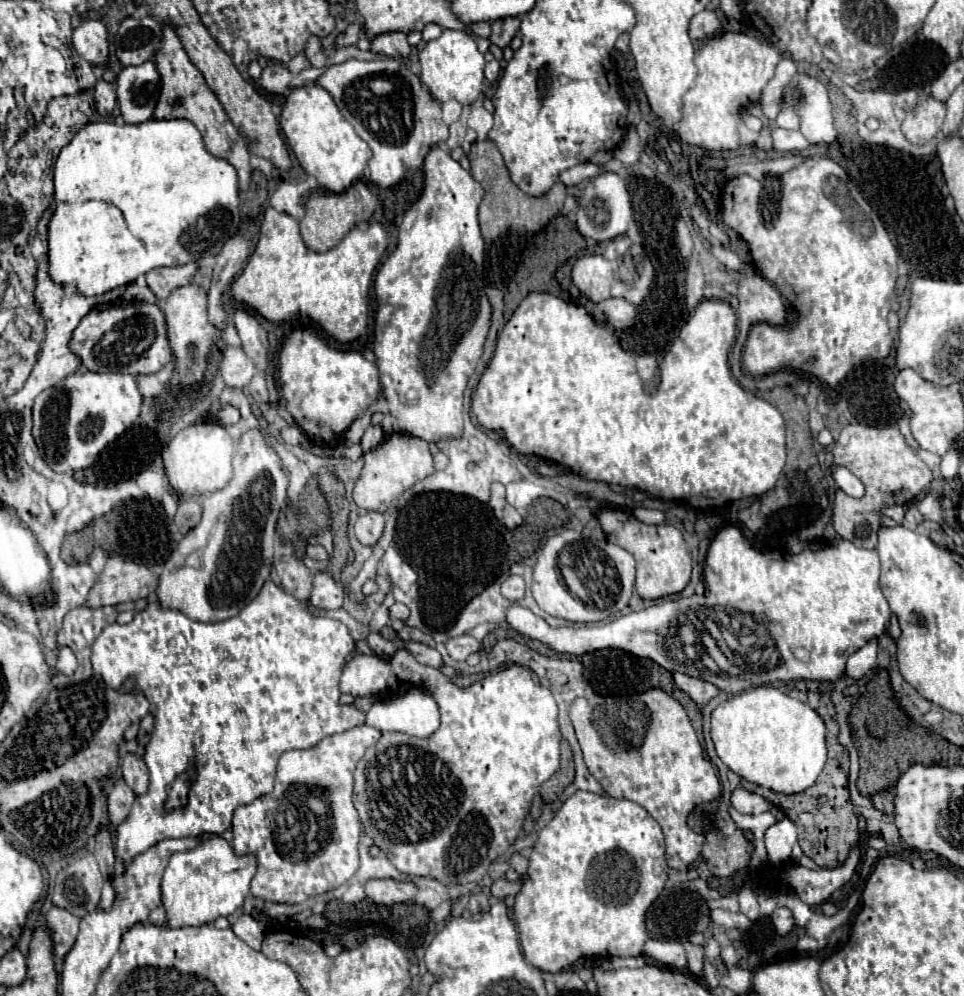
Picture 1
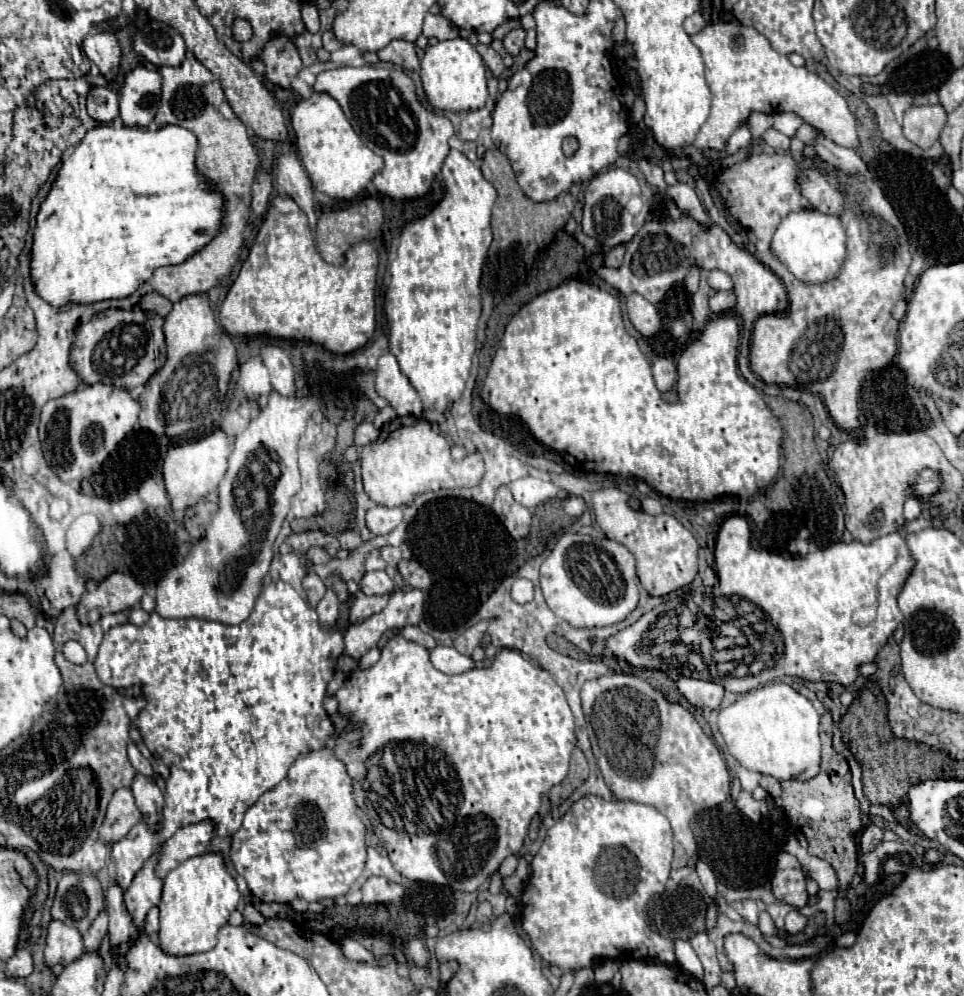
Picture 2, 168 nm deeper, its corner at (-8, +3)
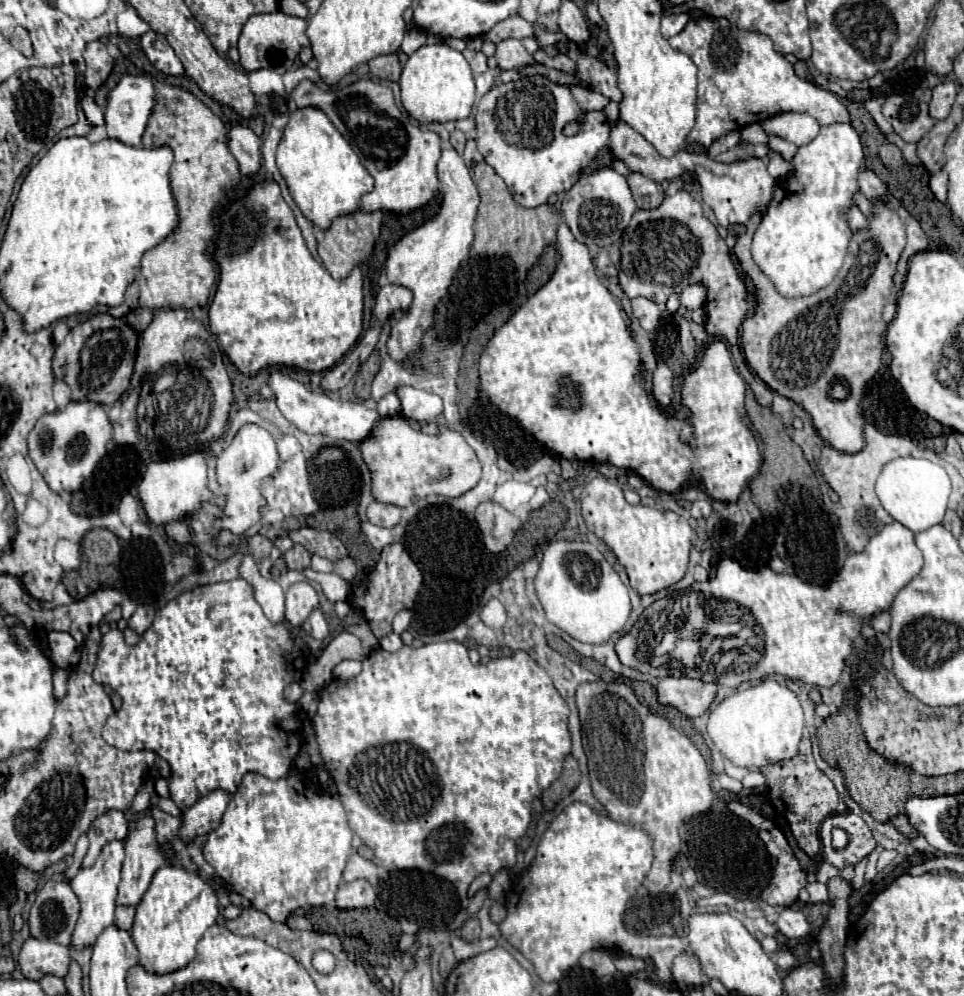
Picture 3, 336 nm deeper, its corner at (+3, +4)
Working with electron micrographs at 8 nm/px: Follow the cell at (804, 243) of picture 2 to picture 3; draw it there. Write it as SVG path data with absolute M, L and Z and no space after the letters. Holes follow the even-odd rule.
M850 123L822 127L814 141L798 147L798 153L792 159L792 163L794 163L794 175L786 181L776 183L774 201L768 205L762 223L754 233L752 257L756 265L772 279L778 293L782 293L784 297L804 297L830 285L830 281L834 281L834 277L842 267L846 247L852 237L852 229L842 219L842 209L852 205L852 193L858 191L856 173L858 169L864 167L862 143Z

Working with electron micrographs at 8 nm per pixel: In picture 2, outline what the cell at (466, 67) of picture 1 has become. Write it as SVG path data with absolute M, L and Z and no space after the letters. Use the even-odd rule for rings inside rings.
M463 38L443 40L425 50L421 60L421 82L427 102L443 112L479 110L487 102L487 72L481 54Z

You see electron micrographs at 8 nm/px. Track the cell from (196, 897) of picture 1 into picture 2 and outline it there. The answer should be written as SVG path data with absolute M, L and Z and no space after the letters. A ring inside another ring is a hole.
M203 854L185 860L163 880L159 902L159 938L157 944L165 954L189 956L207 952L217 944L217 930L227 924L229 914L239 904L235 880L227 874L221 854Z

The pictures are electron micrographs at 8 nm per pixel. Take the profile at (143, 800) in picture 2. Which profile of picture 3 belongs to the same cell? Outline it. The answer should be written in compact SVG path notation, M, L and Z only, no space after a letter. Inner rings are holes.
M146 809L146 811L134 813L130 823L132 823L130 833L126 837L126 843L124 843L126 859L124 859L124 867L122 867L122 879L120 879L120 885L118 885L116 905L138 905L142 895L146 893L150 881L152 881L152 875L156 873L158 867L162 867L166 863L164 855L160 851L158 839L156 839L156 823L154 823L152 811Z

